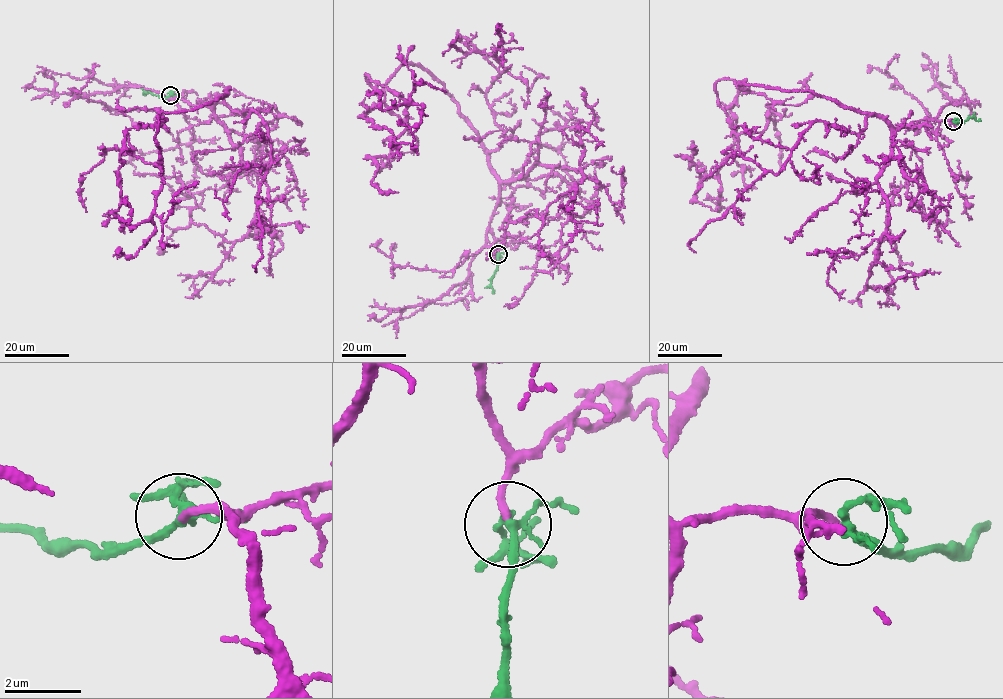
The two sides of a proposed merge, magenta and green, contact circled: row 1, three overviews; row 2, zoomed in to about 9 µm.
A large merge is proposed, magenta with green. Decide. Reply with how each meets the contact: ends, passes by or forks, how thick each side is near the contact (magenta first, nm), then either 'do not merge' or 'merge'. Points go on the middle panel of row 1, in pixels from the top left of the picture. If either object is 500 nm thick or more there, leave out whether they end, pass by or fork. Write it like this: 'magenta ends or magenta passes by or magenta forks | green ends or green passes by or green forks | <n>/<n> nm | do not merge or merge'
magenta ends | green forks | 180/180 nm | merge

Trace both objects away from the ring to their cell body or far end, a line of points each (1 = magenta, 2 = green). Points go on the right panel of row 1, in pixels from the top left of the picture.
1: (953, 121), (893, 128), (808, 91), (716, 82), (737, 133), (763, 132), (781, 117), (771, 110), (780, 169)
2: (953, 121), (964, 123), (973, 117), (980, 120)

